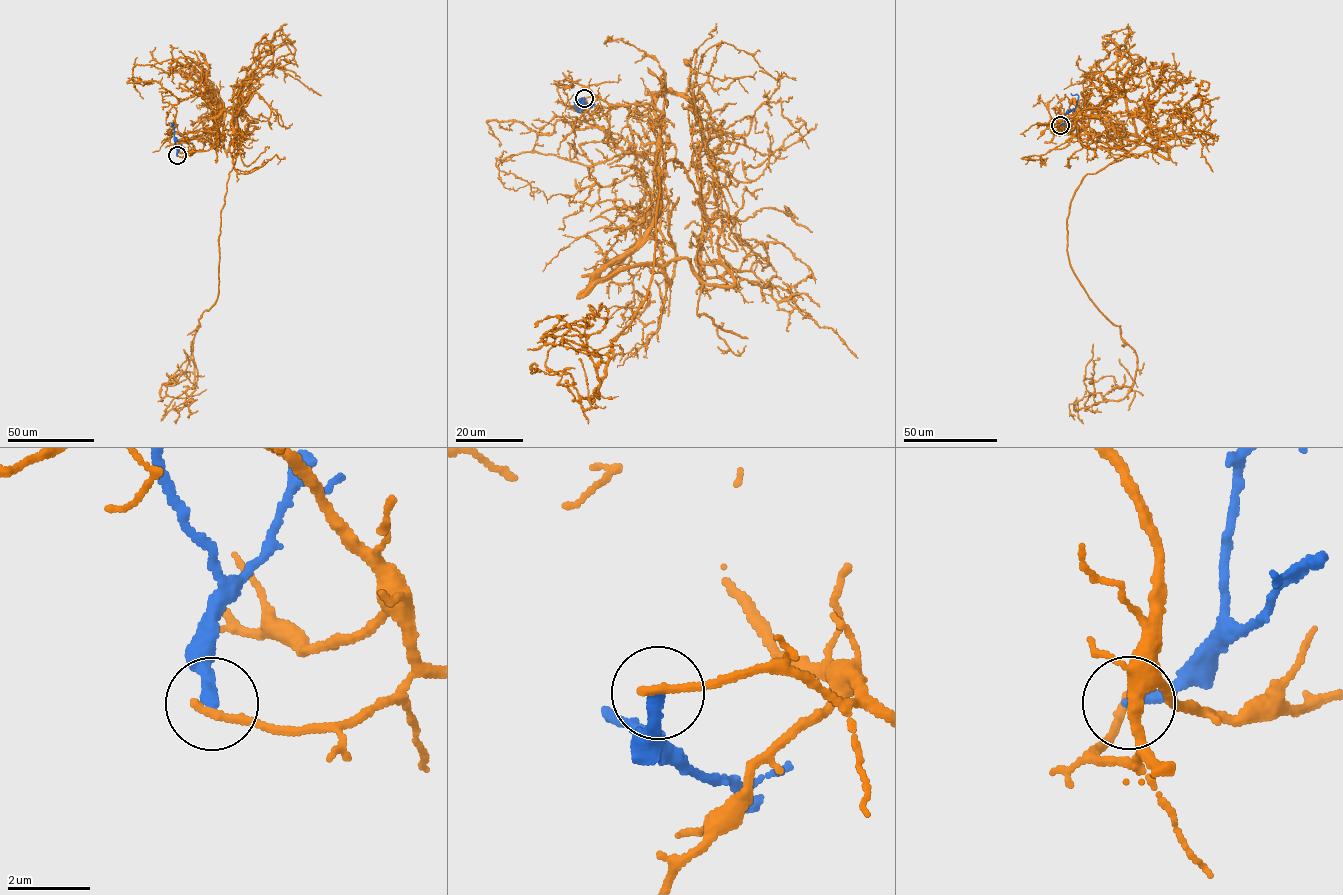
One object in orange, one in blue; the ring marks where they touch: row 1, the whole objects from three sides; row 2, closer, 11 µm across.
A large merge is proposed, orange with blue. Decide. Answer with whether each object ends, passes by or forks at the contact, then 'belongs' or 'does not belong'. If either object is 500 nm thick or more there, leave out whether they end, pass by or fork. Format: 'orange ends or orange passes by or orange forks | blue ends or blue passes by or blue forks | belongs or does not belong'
orange ends | blue ends | does not belong

